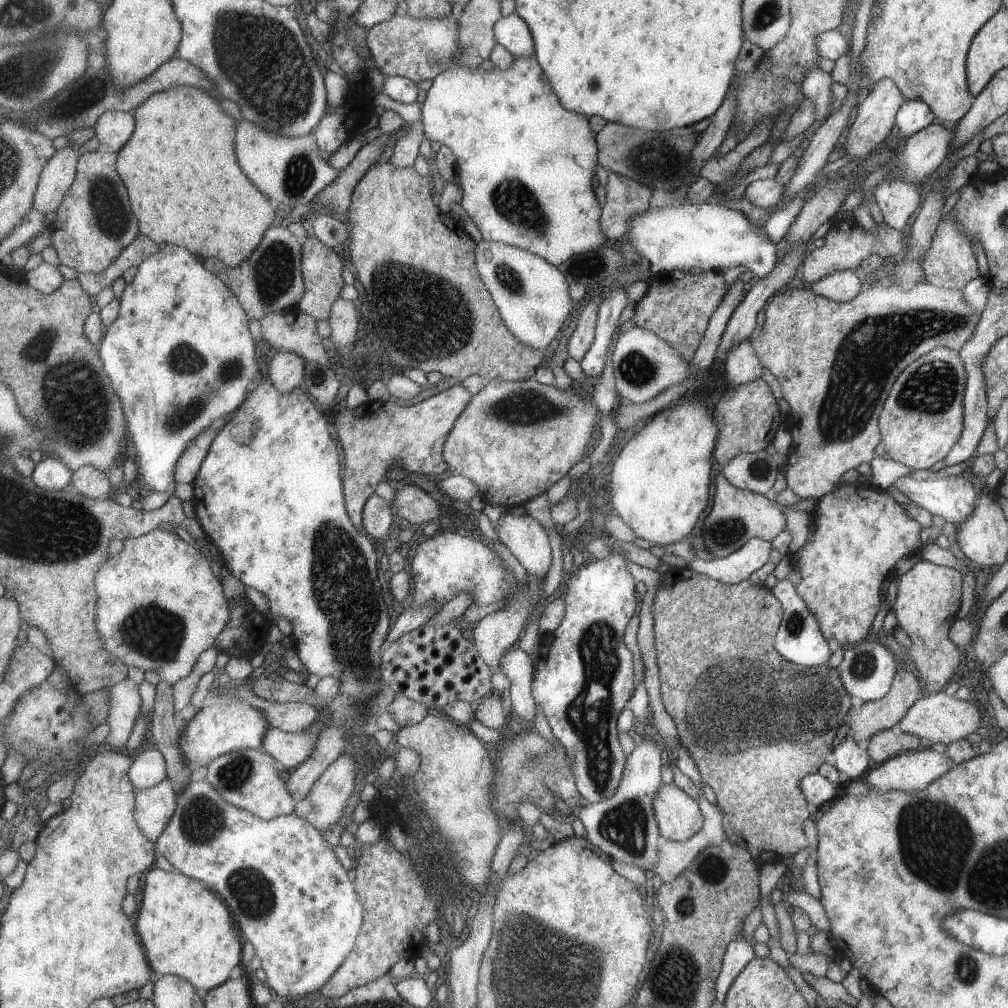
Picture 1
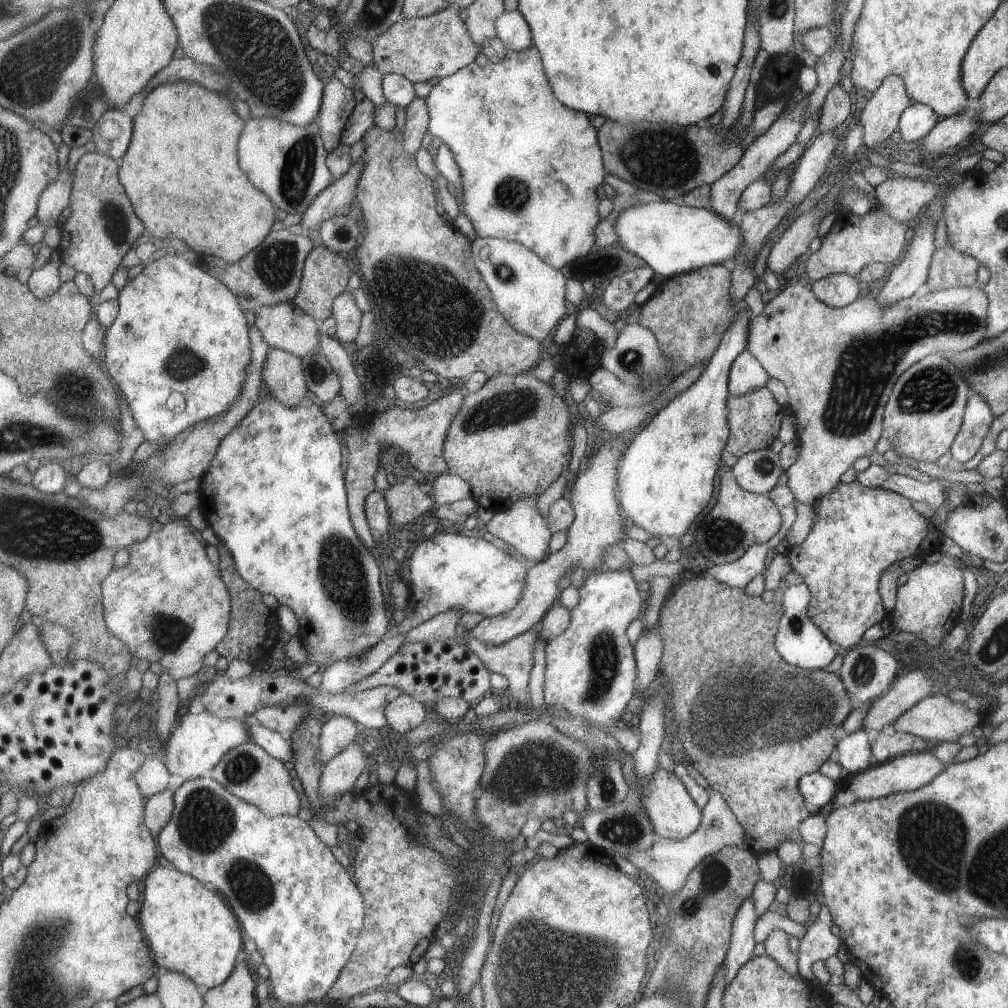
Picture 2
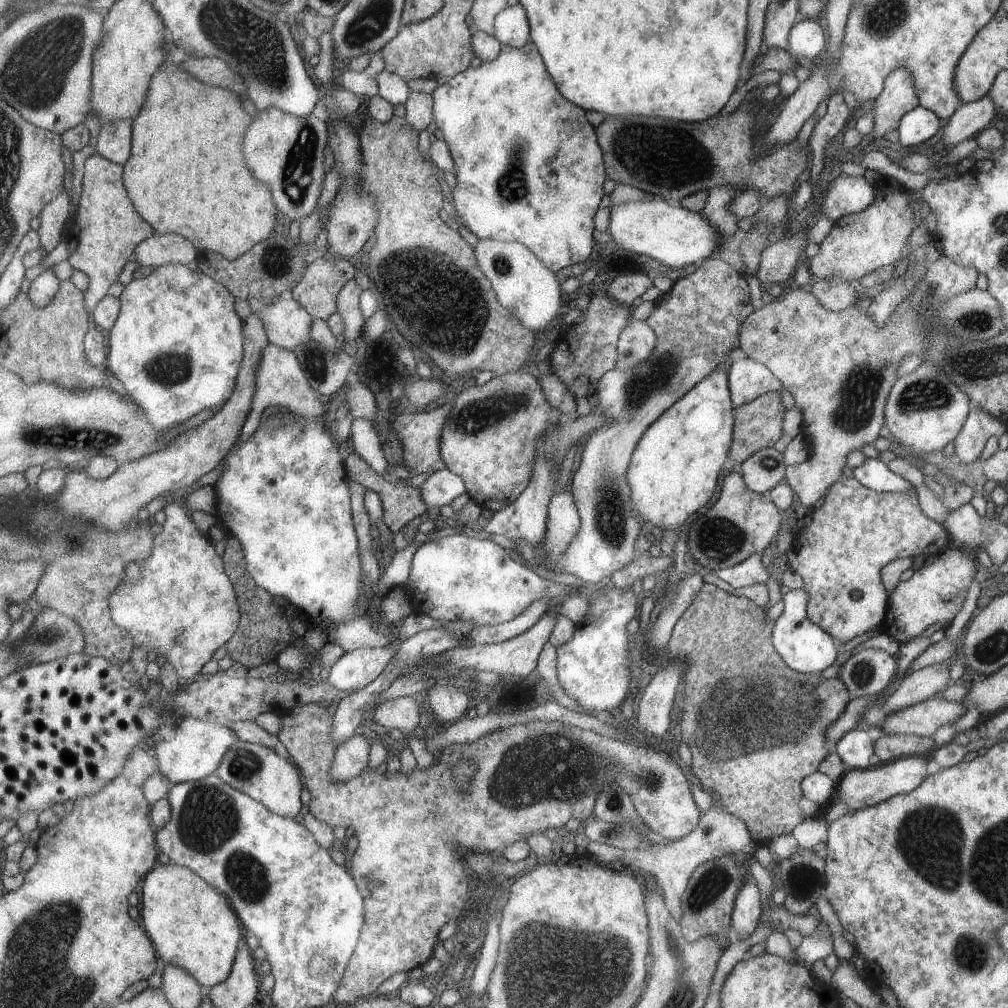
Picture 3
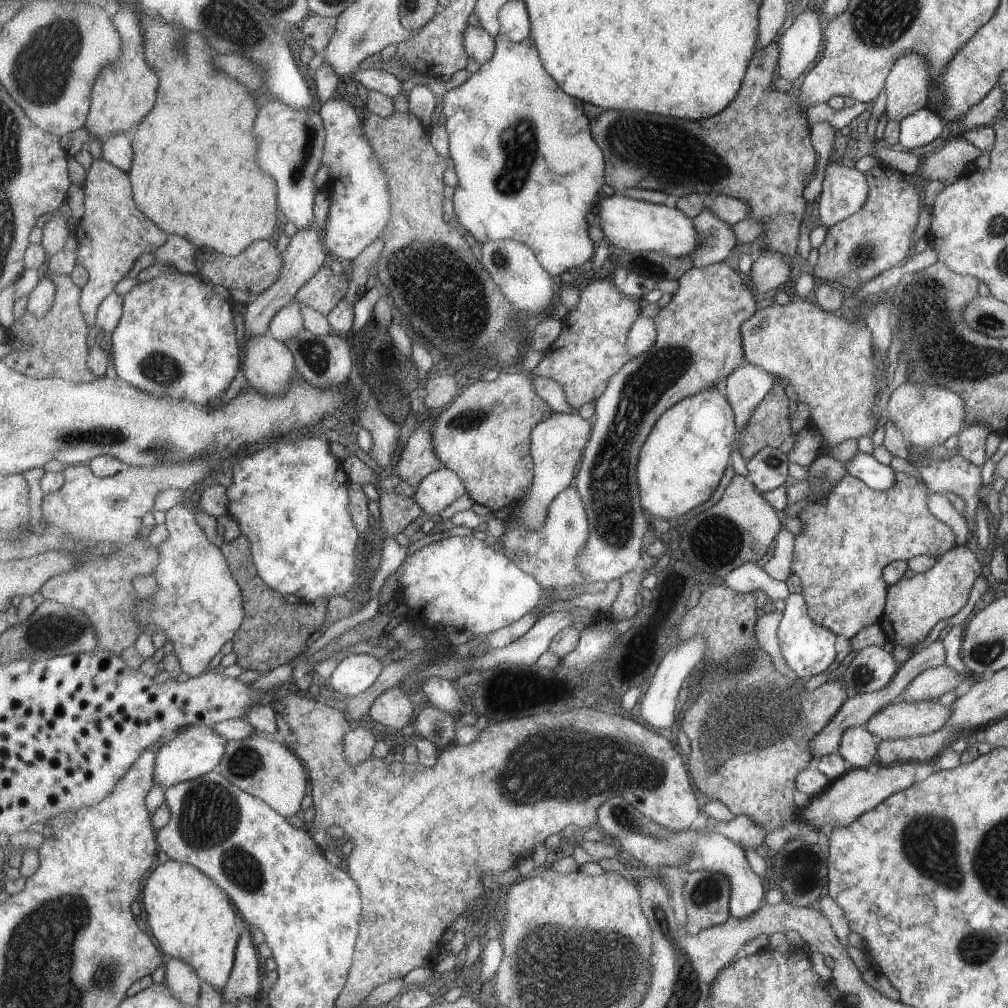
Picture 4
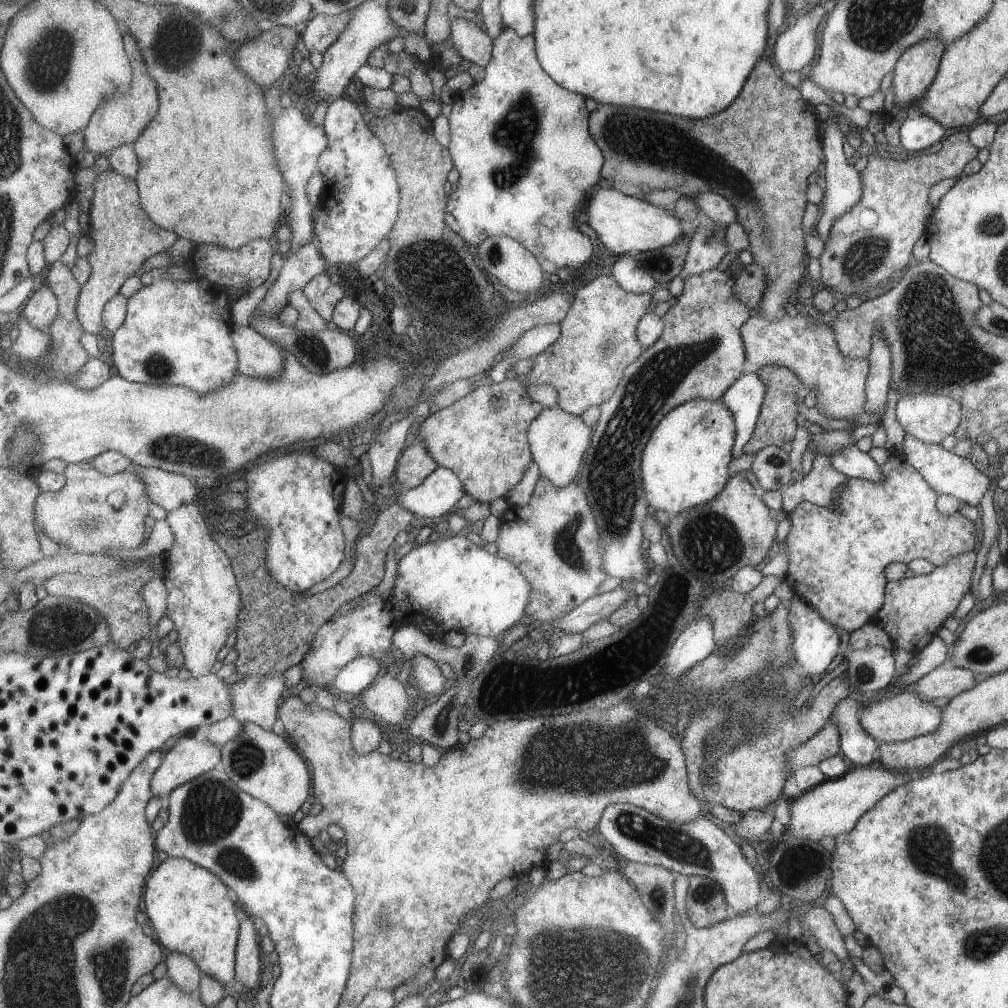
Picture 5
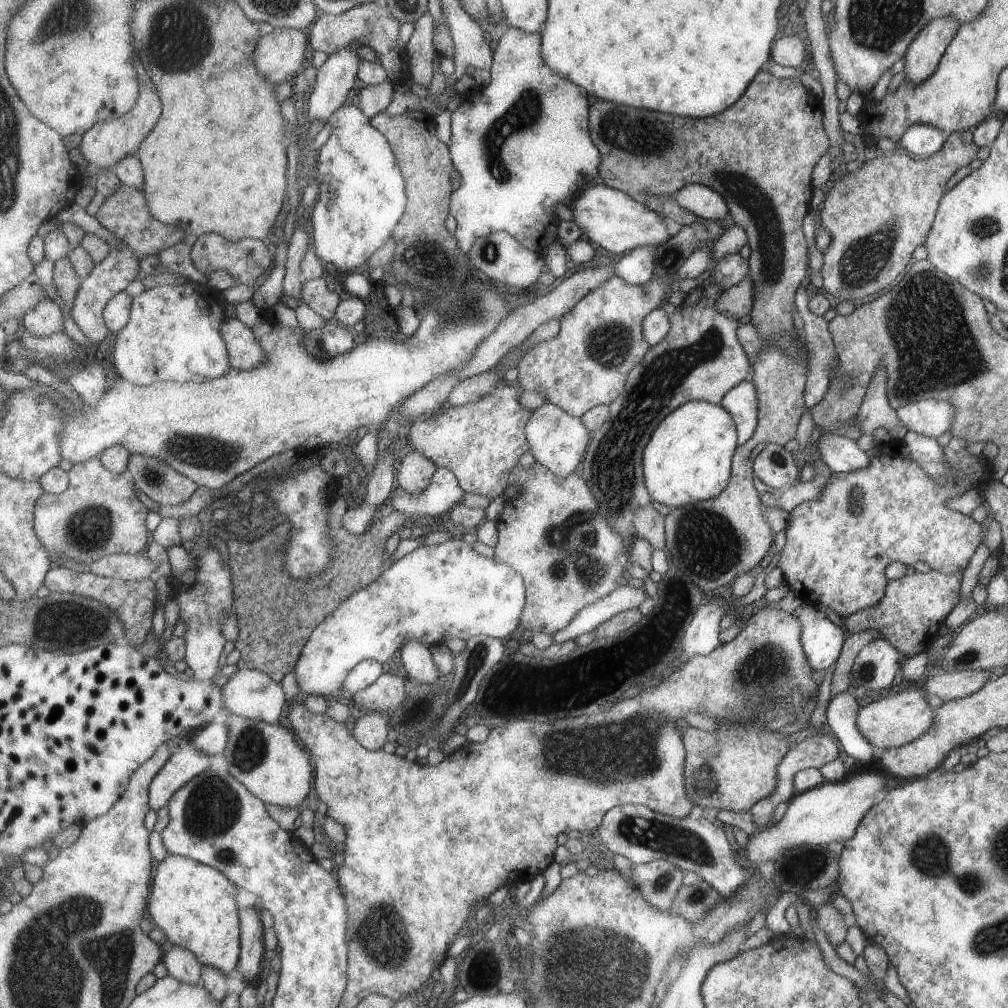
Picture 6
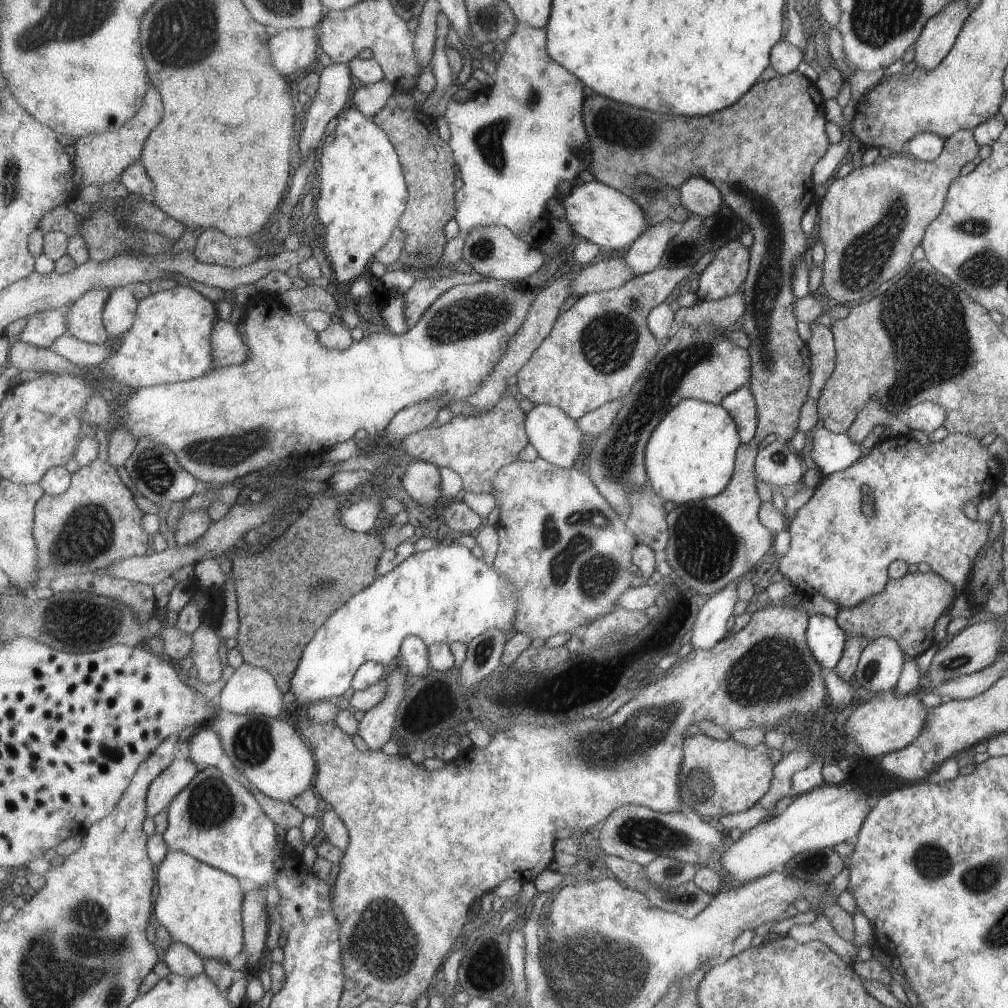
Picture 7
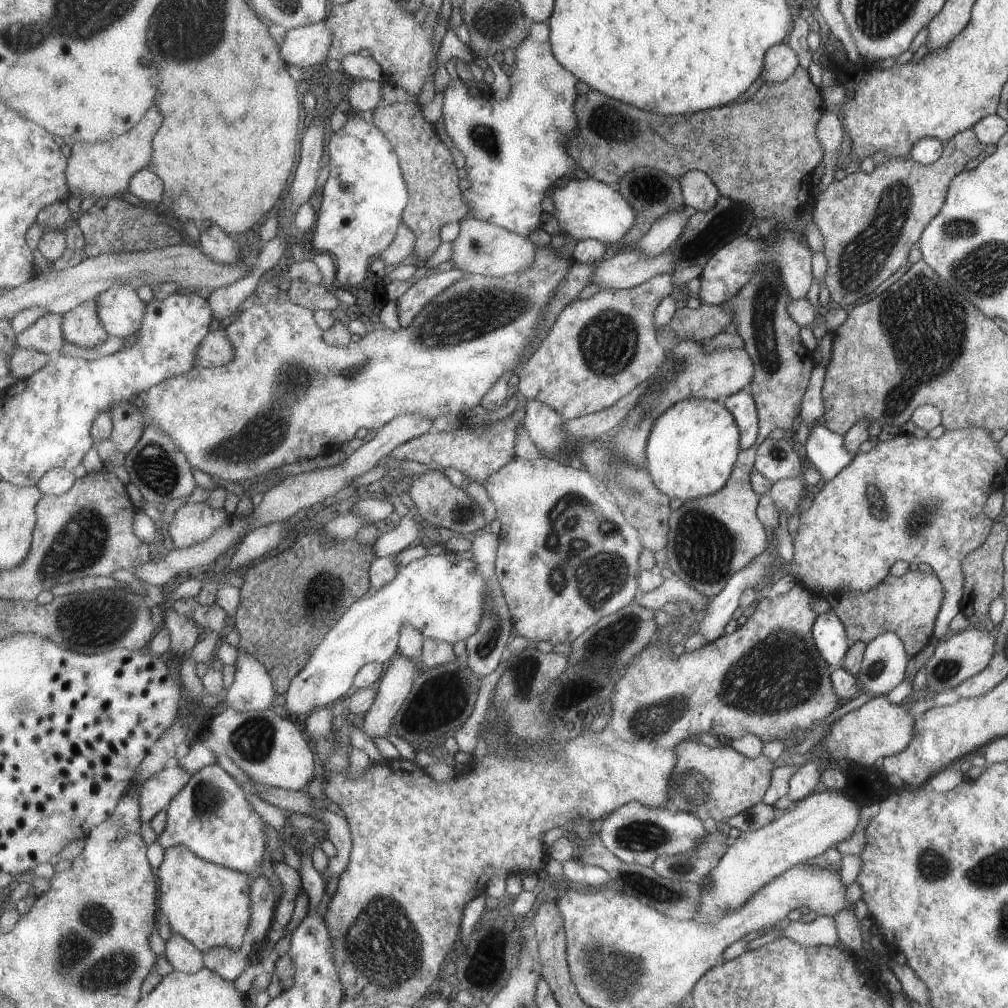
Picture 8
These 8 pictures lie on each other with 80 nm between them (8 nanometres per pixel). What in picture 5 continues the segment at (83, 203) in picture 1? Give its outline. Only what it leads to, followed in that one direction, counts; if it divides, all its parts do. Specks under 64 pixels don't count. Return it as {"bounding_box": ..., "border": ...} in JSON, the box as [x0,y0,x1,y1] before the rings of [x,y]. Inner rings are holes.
{"bounding_box":[78,166,180,339],"border":[[[111,166],[102,173],[97,174],[93,180],[92,196],[90,196],[90,212],[91,228],[93,234],[88,238],[93,240],[93,252],[87,256],[89,264],[91,264],[92,274],[89,282],[82,286],[82,294],[78,302],[79,320],[83,324],[85,331],[95,336],[98,339],[106,333],[103,324],[103,312],[106,309],[107,302],[115,297],[115,294],[120,294],[119,290],[123,289],[123,284],[131,278],[131,276],[139,275],[141,266],[145,264],[151,256],[163,253],[171,249],[175,245],[175,240],[180,237],[169,230],[163,229],[151,220],[142,208],[142,203],[139,196],[139,186],[135,179],[127,178],[123,174],[119,174]]]}

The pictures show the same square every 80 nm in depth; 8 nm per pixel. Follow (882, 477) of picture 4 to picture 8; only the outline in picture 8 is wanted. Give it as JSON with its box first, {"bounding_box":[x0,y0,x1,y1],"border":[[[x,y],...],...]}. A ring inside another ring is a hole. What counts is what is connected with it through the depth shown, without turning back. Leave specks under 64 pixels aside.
{"bounding_box":[800,425,856,482],"border":[[[812,425],[805,444],[800,447],[807,464],[814,468],[823,482],[829,482],[856,454],[843,448],[843,436],[830,432],[824,425]]]}

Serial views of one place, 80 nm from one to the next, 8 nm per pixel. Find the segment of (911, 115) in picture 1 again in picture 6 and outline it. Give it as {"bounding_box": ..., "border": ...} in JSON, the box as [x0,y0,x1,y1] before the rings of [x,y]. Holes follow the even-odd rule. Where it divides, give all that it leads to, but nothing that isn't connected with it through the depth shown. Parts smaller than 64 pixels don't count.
{"bounding_box":[898,123,946,157],"border":[[[915,123],[902,134],[898,144],[914,157],[931,157],[946,142],[946,135],[938,128]]]}

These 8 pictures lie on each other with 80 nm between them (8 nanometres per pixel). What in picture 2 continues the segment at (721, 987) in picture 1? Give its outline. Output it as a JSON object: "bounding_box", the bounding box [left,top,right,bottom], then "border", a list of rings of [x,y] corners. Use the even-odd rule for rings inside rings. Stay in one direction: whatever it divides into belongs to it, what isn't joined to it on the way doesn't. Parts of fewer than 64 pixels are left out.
{"bounding_box":[723,897,757,987],"border":[[[751,897],[747,898],[741,906],[738,913],[734,916],[734,922],[731,926],[730,947],[727,950],[726,957],[723,958],[723,982],[725,987],[741,969],[741,966],[751,960],[753,952],[753,924],[757,920],[755,907]]]}

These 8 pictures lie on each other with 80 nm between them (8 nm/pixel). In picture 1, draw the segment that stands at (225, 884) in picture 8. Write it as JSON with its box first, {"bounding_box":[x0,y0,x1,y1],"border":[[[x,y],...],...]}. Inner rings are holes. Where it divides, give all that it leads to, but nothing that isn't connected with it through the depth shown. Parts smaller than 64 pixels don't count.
{"bounding_box":[136,867,244,993],"border":[[[154,867],[145,878],[146,887],[141,899],[141,908],[136,930],[155,976],[177,975],[208,993],[222,986],[242,969],[241,956],[244,942],[230,908],[201,881],[179,872],[166,872]]]}

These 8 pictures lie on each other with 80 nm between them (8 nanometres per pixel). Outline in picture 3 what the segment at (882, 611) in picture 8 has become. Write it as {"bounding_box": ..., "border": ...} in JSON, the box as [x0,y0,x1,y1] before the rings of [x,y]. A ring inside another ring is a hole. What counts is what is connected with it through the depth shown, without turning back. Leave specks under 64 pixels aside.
{"bounding_box":[881,548,975,644],"border":[[[955,548],[945,550],[943,554],[939,554],[928,566],[922,566],[921,568],[915,567],[913,575],[909,580],[905,582],[899,582],[891,596],[888,598],[886,620],[883,622],[883,628],[881,631],[892,637],[898,644],[905,642],[911,638],[919,637],[919,634],[931,626],[931,624],[945,622],[948,626],[949,620],[959,612],[961,604],[963,604],[963,598],[967,594],[967,586],[969,582],[973,580],[975,576],[975,566],[973,566],[973,560],[969,556],[965,556],[961,550],[955,550]]]}

